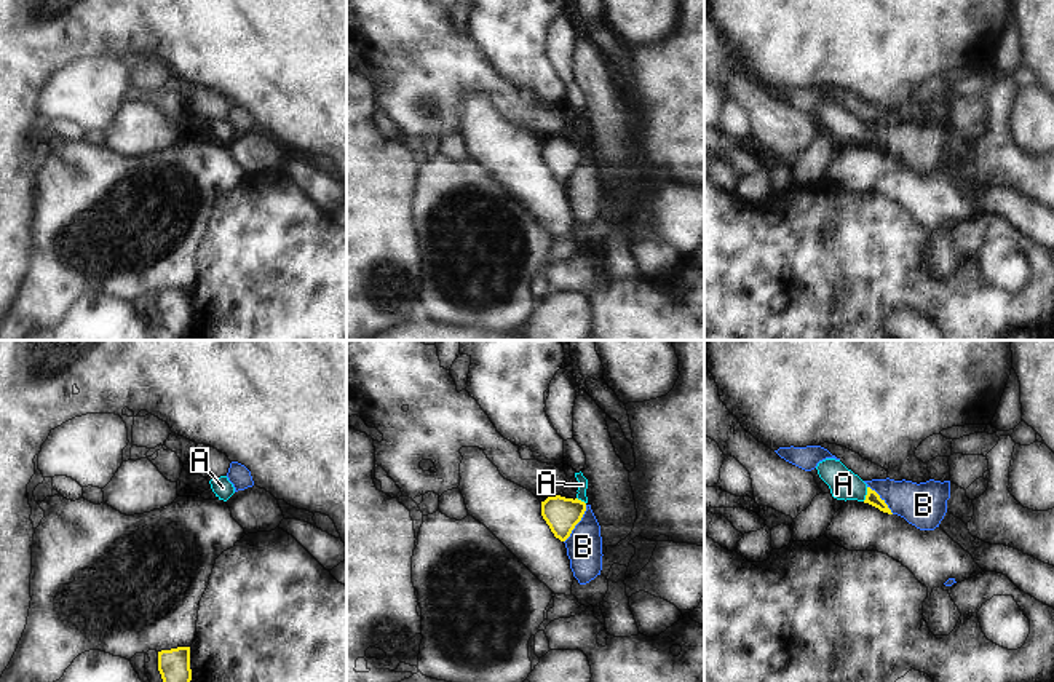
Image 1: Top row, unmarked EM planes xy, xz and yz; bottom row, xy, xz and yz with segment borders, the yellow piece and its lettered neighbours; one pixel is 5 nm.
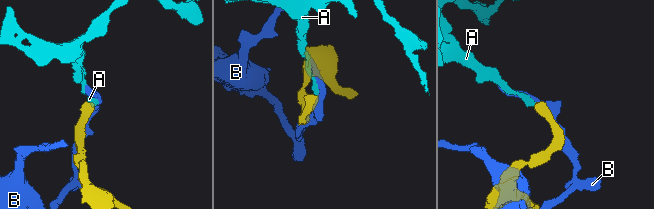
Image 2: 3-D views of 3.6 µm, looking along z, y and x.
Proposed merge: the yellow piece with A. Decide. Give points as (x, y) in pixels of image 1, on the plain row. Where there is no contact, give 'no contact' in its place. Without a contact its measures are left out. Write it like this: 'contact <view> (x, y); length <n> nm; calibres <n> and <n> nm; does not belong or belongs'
contact yz (867, 136); length 80 nm; calibres 70 and 150 nm; belongs

